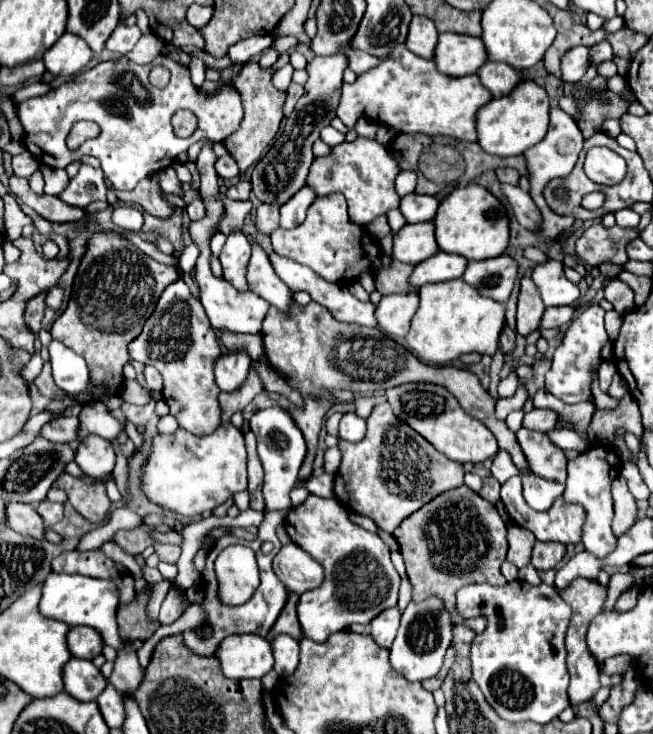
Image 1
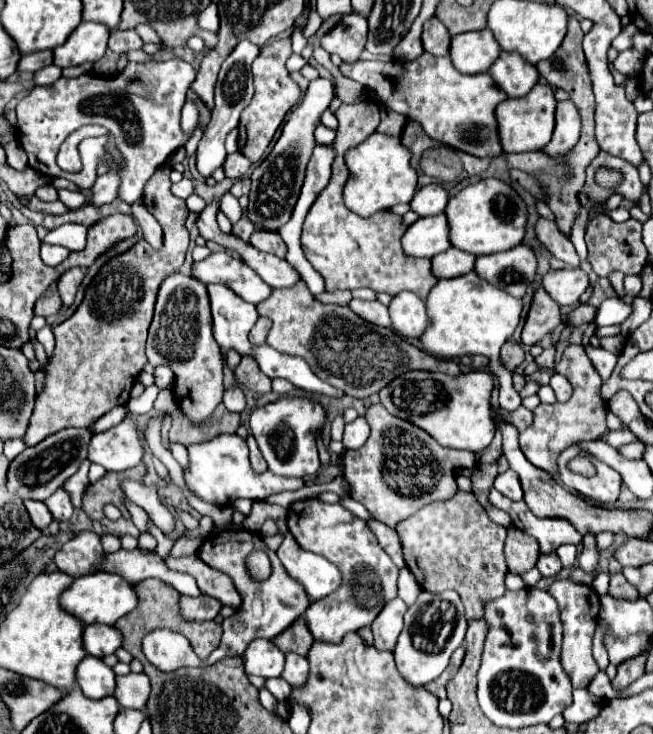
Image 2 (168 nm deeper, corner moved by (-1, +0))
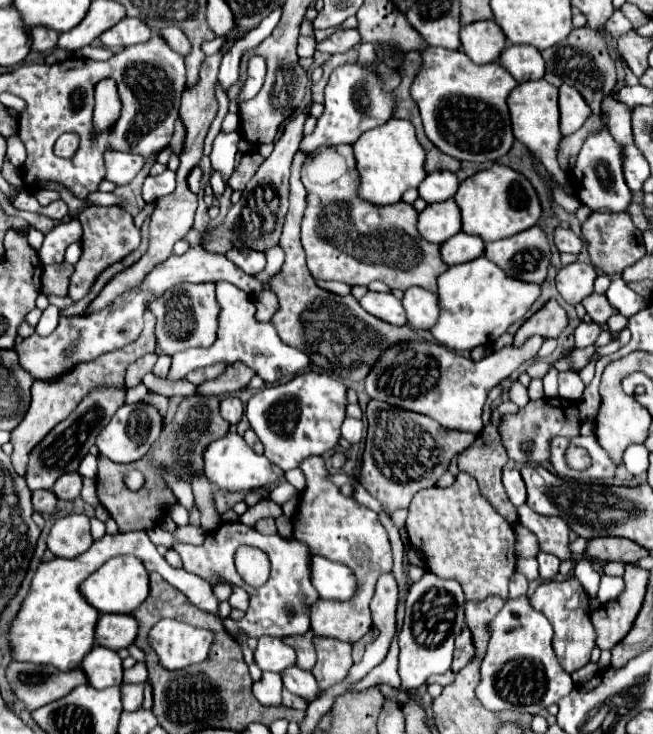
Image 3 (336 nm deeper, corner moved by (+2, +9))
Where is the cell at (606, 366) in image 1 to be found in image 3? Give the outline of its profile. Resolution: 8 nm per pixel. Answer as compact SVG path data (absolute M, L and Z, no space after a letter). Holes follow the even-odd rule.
M580 322L580 326L576 328L576 348L594 346L598 334L600 334L600 326L596 322L592 322L592 324Z

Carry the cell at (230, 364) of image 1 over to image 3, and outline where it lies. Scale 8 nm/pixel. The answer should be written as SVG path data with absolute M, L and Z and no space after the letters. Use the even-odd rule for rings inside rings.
M222 398L220 402L220 414L228 424L238 424L238 420L242 418L244 406L240 402L240 398Z

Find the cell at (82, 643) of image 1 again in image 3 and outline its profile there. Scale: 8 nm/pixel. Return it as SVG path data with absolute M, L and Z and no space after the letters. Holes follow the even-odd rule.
M102 614L96 624L96 644L110 650L126 648L134 642L138 622L128 614Z

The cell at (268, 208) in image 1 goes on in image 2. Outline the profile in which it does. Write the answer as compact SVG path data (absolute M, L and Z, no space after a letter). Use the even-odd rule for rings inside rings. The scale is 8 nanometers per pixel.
M257 229L251 235L251 245L265 251L265 253L273 253L277 257L285 257L285 243L281 243L279 233L275 231L265 231L265 229Z

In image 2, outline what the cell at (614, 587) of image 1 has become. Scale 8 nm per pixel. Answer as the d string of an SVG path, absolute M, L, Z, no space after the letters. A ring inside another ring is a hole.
M597 627L597 631L595 631L595 639L593 639L593 659L595 659L597 667L599 667L601 671L605 671L605 667L609 665L609 659L607 659L607 651L605 651L605 647L601 645L601 637L603 637L603 633L601 633L599 627Z

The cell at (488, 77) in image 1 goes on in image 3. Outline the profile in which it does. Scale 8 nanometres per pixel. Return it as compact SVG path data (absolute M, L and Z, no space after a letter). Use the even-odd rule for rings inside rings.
M506 46L498 58L498 64L506 68L520 84L540 80L544 76L544 60L534 46Z

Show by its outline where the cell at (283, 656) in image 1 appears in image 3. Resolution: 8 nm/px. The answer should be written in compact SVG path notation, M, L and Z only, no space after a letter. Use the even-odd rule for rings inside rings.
M296 664L288 666L284 672L282 672L282 680L284 680L284 686L296 694L296 696L302 696L306 702L312 702L316 698L316 692L318 692L318 684L312 676L310 670L304 670Z

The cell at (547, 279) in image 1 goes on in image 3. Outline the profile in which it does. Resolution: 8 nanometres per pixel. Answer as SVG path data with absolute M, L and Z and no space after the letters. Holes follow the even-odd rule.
M574 262L558 270L556 288L568 304L576 306L578 302L582 302L582 298L592 294L594 278L596 278L596 270L592 264Z

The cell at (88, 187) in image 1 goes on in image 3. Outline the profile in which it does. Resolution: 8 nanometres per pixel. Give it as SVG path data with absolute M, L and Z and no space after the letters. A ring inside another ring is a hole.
M108 148L104 154L104 166L106 166L106 180L114 182L116 186L124 186L142 170L144 160L138 154Z

